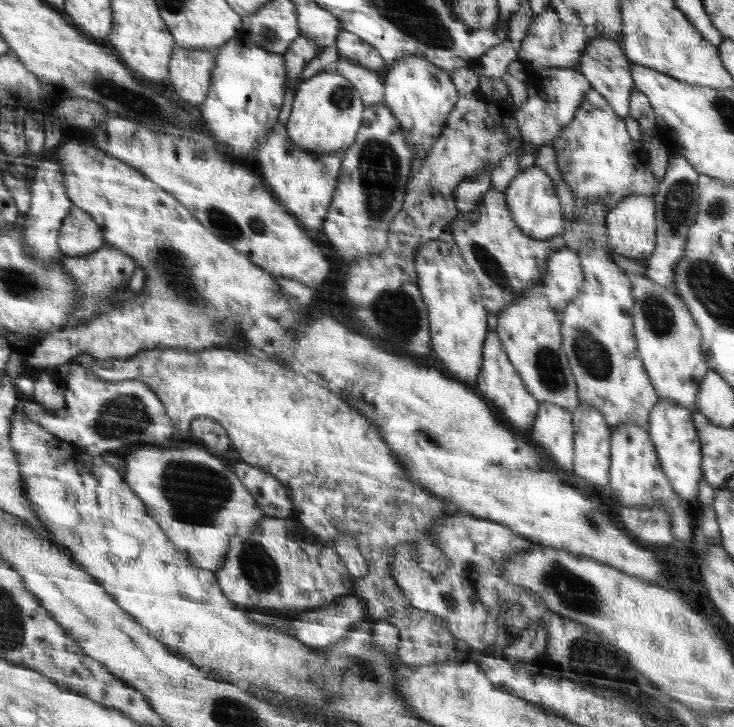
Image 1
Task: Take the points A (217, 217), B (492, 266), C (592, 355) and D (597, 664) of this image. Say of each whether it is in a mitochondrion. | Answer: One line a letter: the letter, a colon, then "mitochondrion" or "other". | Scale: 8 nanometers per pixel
A: mitochondrion
B: mitochondrion
C: mitochondrion
D: mitochondrion

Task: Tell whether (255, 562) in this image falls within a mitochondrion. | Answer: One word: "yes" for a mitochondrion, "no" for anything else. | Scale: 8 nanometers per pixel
yes

